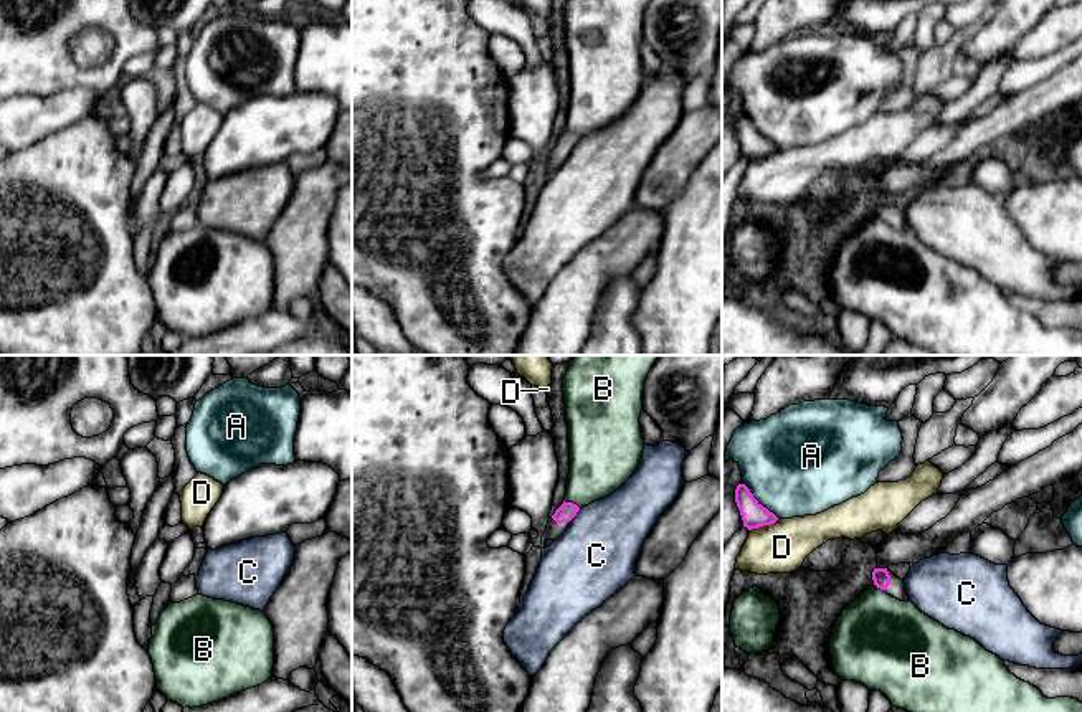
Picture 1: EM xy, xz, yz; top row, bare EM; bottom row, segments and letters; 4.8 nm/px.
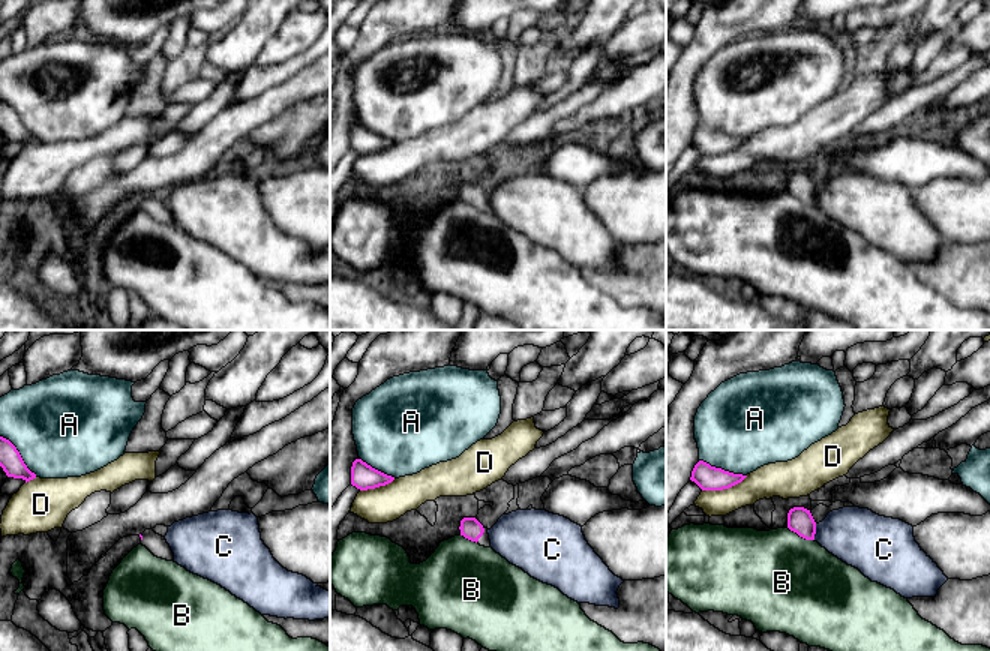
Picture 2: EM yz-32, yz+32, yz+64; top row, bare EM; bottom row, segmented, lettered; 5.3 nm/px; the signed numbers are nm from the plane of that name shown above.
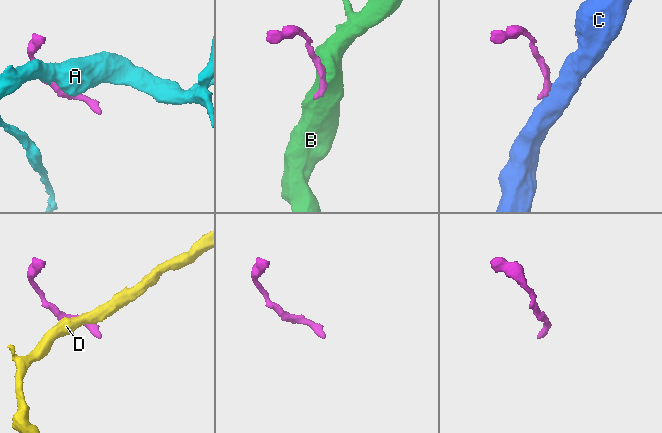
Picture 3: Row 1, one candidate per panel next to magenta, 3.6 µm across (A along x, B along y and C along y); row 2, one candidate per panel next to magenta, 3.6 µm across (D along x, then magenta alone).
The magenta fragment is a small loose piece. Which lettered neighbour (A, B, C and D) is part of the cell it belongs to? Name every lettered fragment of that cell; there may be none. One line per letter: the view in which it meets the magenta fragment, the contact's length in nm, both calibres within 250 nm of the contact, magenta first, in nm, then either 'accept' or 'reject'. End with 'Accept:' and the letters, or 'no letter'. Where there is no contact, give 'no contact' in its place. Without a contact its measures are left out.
A: yz | 240 nm | 120/500 nm | reject
B: xz | 90 nm | 90/300 nm | reject
C: xz | 90 nm | 90/380 nm | reject
D: yz | 160 nm | 120/260 nm | reject
Accept: no letter

